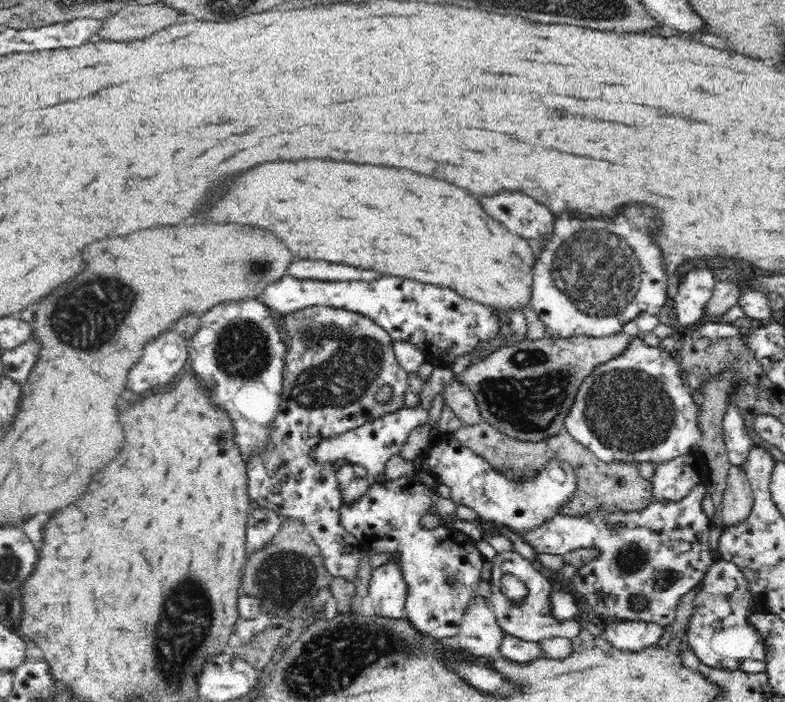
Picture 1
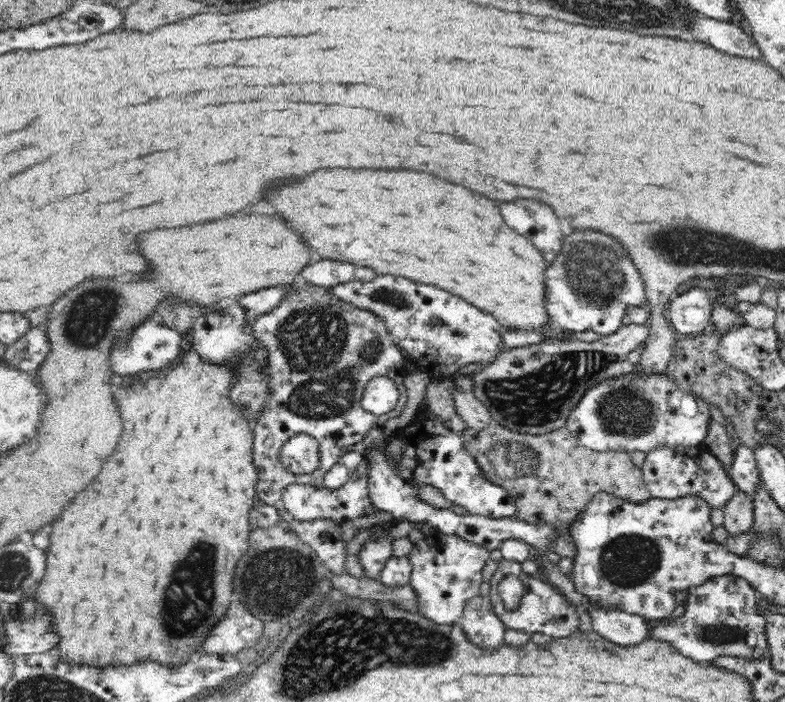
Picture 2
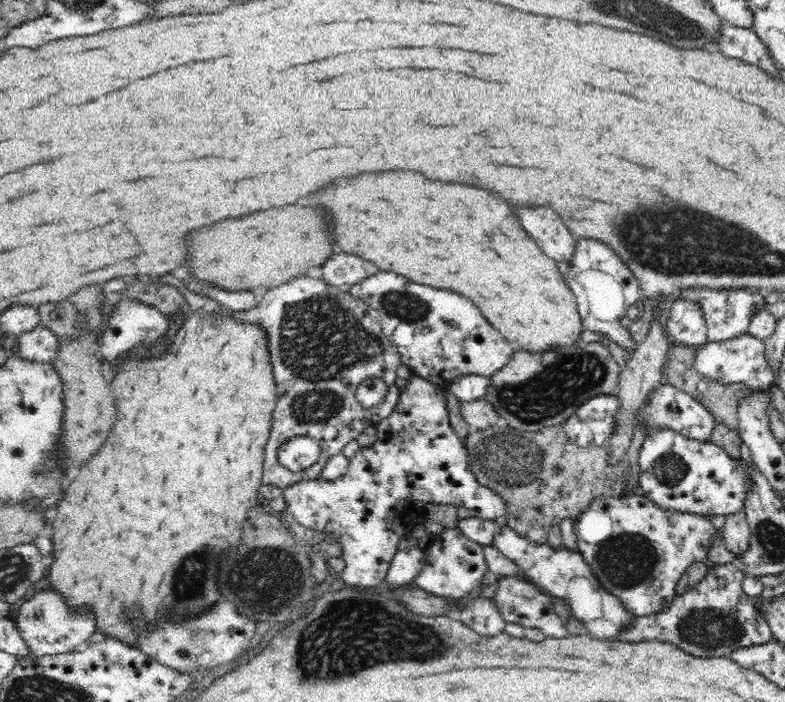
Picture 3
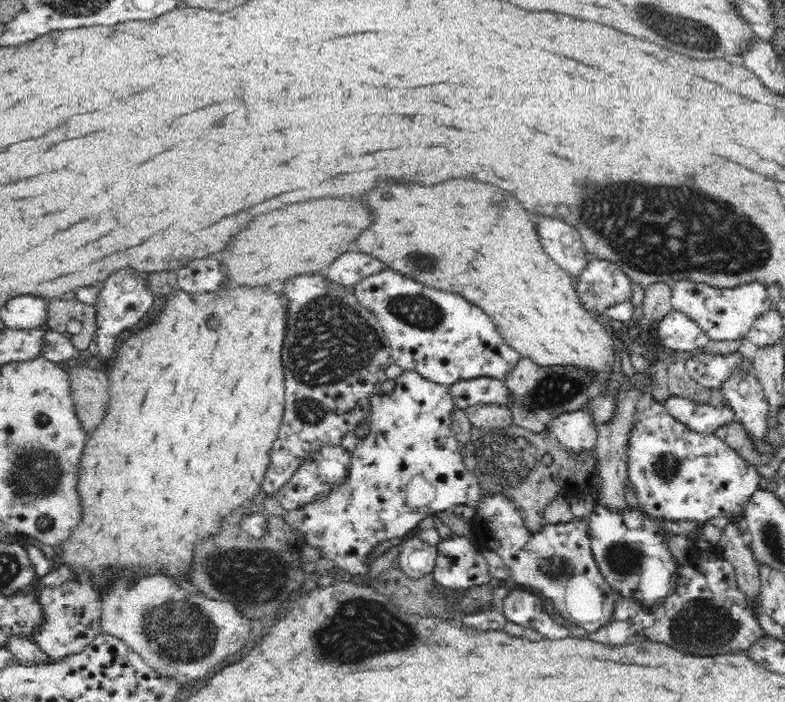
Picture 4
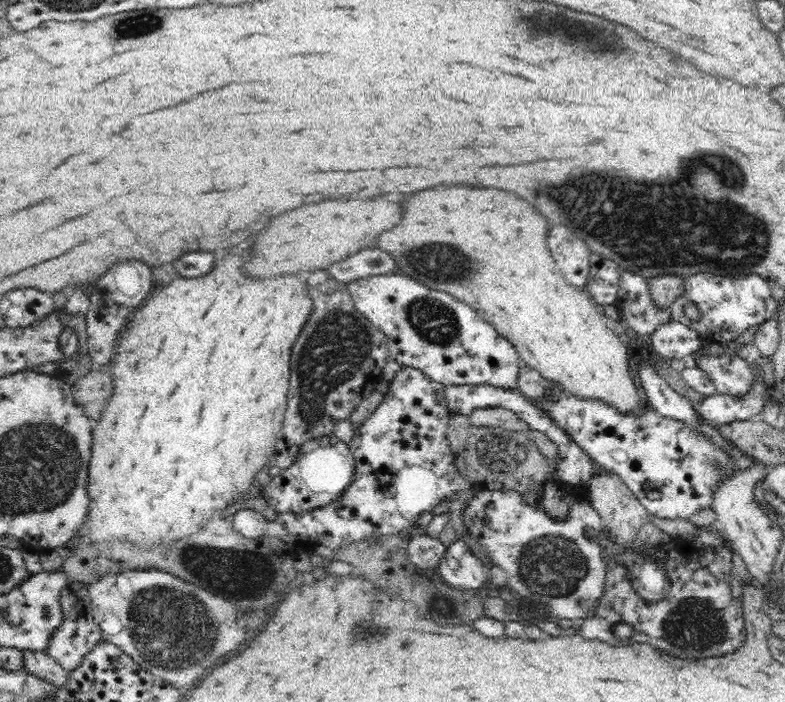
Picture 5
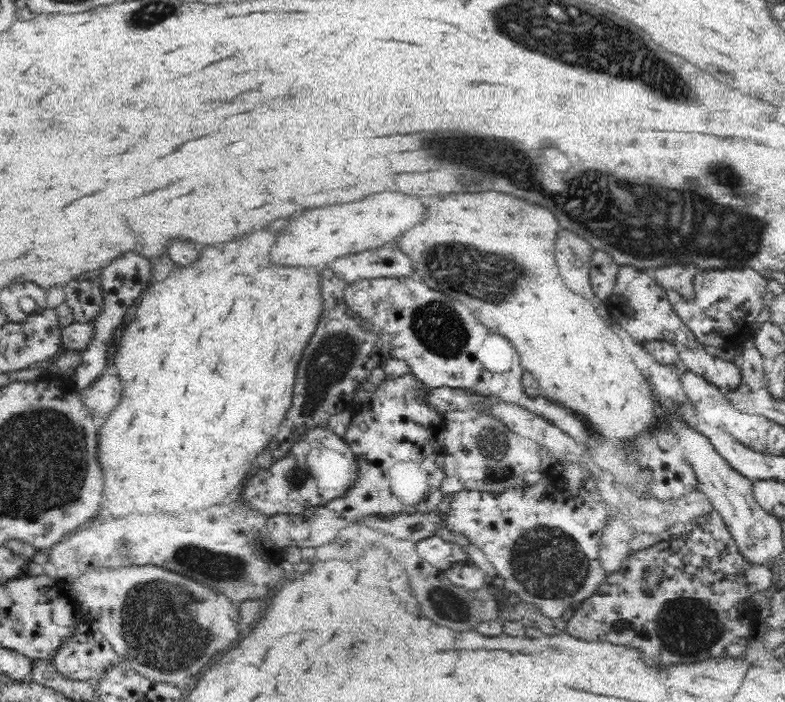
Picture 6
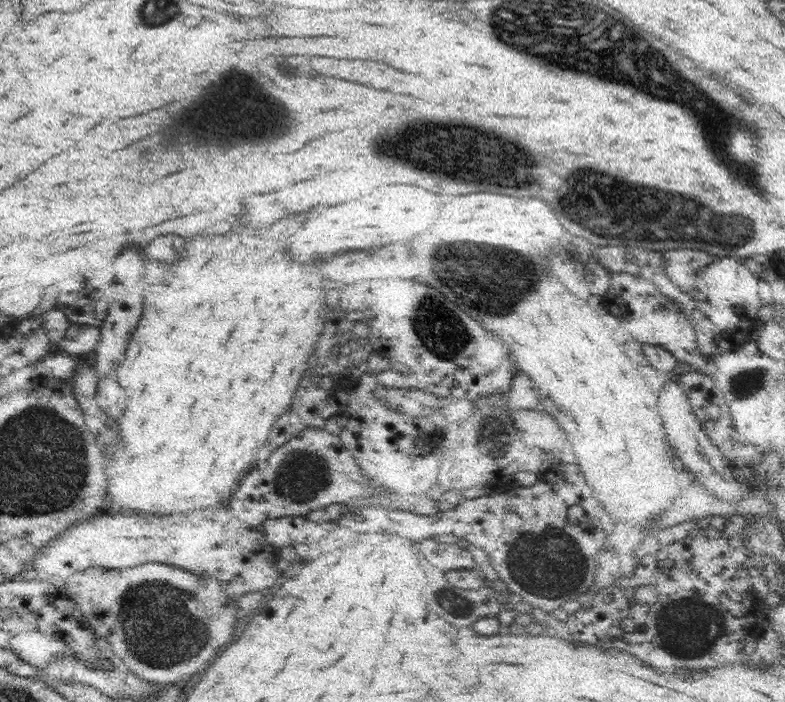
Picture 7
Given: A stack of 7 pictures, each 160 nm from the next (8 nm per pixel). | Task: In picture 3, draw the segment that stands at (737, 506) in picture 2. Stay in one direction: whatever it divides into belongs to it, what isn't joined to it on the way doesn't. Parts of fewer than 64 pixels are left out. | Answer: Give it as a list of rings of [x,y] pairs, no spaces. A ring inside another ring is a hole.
[[[744,511],[728,515],[721,528],[722,541],[719,543],[726,547],[727,553],[734,559],[742,559],[750,546],[751,532]]]

